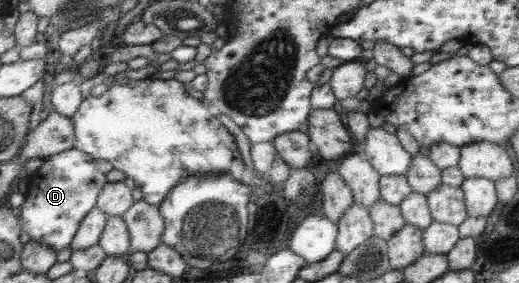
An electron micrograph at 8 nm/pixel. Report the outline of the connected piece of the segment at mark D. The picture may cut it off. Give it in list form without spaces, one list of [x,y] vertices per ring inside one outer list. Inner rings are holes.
[[[75,147],[45,158],[42,160],[41,166],[28,178],[28,190],[24,194],[25,198],[21,206],[18,206],[16,210],[21,231],[26,232],[30,240],[49,246],[51,250],[55,250],[55,253],[61,252],[63,248],[70,246],[81,218],[95,207],[99,191],[105,183],[106,178],[97,171],[93,158]]]

